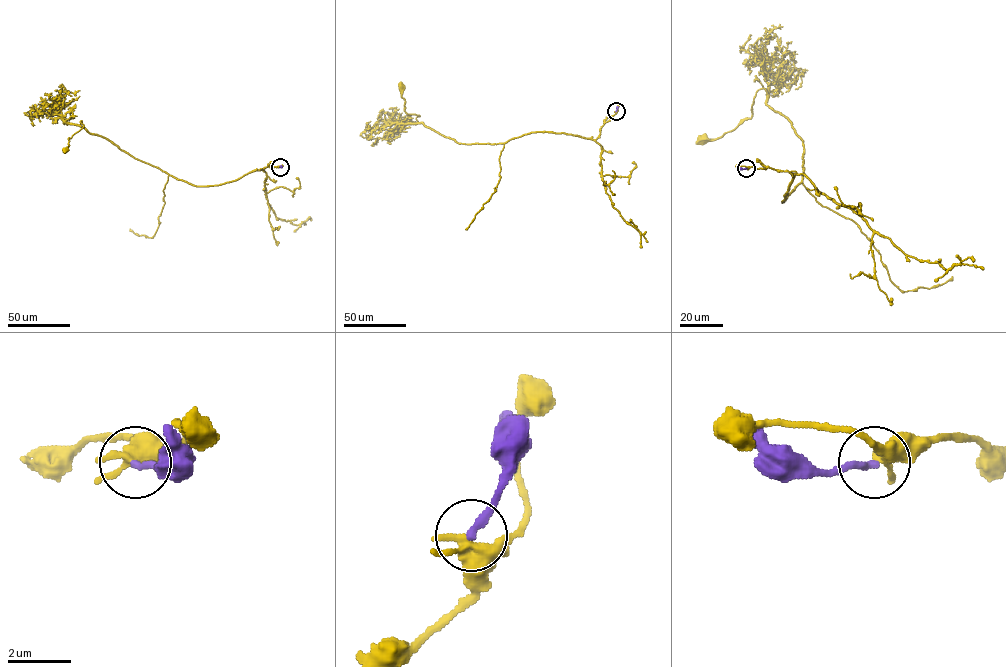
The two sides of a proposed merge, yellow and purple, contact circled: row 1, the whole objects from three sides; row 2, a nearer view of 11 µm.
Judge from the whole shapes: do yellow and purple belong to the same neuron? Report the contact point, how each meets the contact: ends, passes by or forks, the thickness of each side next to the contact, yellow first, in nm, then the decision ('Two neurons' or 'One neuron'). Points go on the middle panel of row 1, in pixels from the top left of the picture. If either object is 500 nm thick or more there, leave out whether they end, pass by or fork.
Place: (616, 111). At the ring yellow passes by. At the ring purple ends. Thickness 440 nm (yellow) against 240 nm. Two neurons

